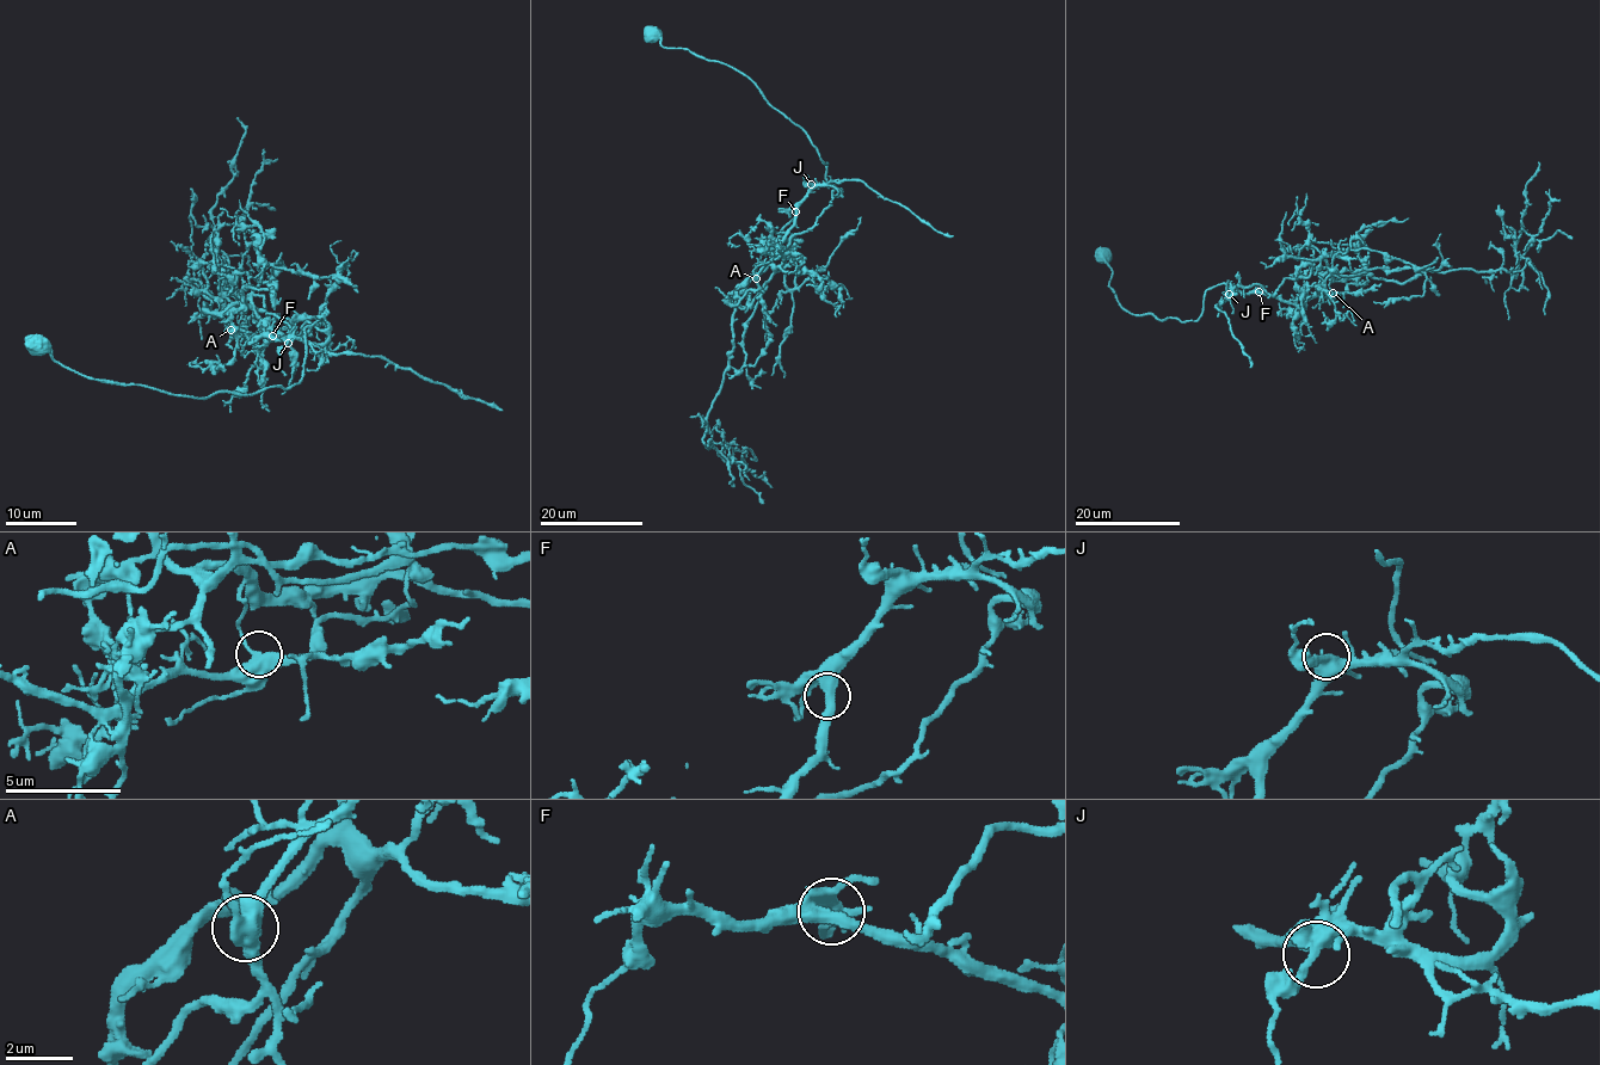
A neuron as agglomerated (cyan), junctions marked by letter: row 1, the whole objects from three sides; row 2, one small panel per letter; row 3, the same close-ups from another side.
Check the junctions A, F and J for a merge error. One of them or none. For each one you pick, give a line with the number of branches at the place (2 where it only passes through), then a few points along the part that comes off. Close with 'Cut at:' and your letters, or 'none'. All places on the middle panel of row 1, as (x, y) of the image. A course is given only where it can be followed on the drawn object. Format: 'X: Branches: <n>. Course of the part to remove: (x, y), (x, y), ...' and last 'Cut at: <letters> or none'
A: Branches: 3. Course of the part to remove: (756, 278), (795, 205), (828, 182), (826, 165), (738, 71), (663, 47), (645, 31)
Cut at: A

